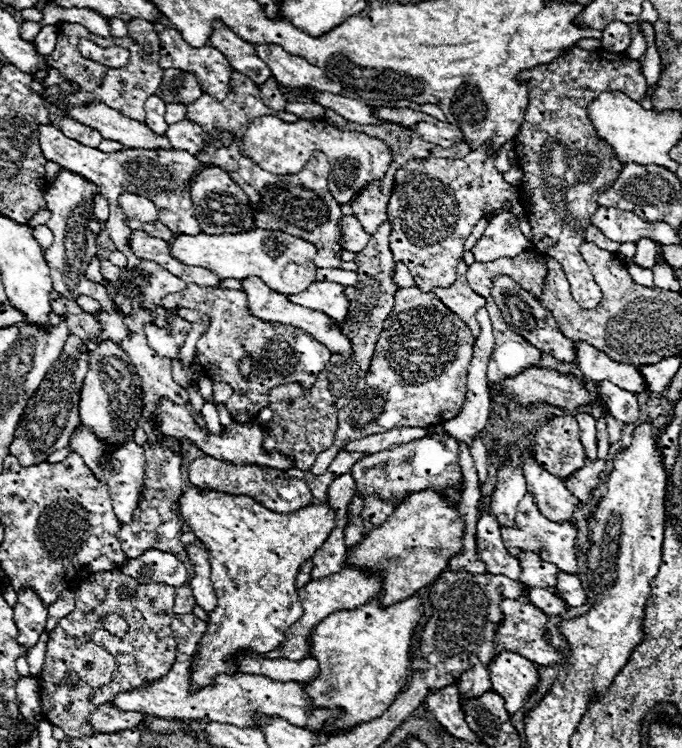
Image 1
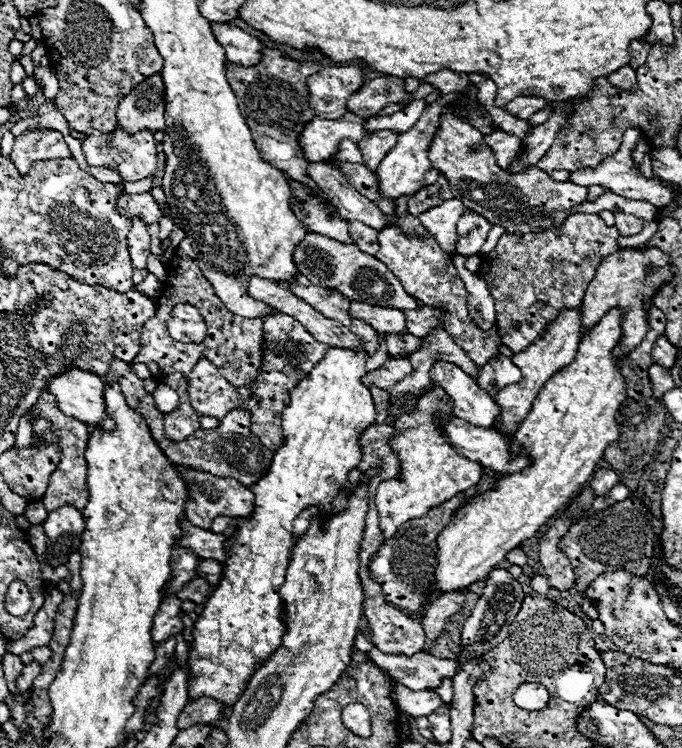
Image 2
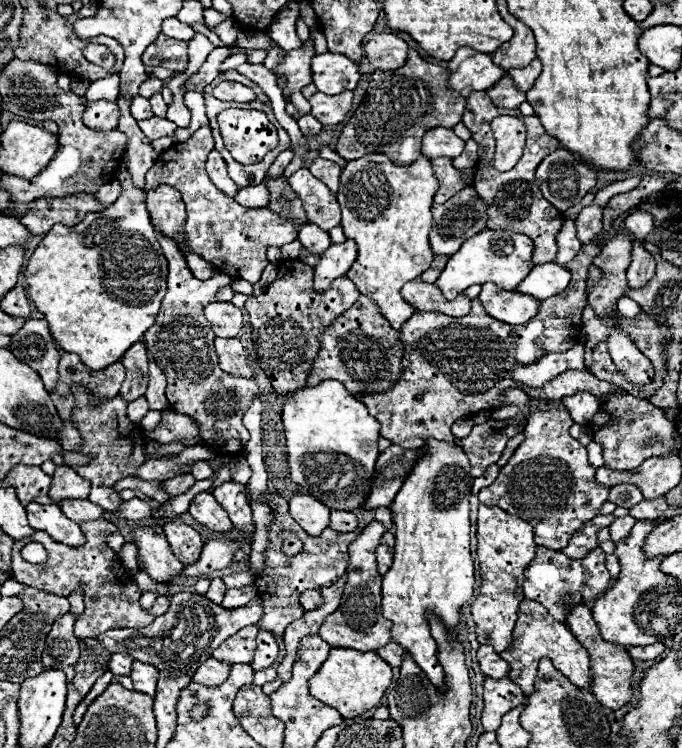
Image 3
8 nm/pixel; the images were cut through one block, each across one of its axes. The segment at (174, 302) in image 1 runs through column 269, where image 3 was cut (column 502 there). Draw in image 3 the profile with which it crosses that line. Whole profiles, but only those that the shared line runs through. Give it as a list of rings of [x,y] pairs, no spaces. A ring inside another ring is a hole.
[[[602,238],[596,244],[584,244],[578,252],[578,256],[566,264],[566,268],[572,274],[570,286],[542,302],[542,310],[526,324],[512,326],[498,322],[496,318],[488,316],[482,308],[480,300],[472,300],[470,314],[462,318],[446,316],[440,312],[422,312],[416,310],[412,318],[402,326],[402,344],[404,344],[404,374],[398,378],[398,382],[382,392],[382,394],[368,394],[362,396],[362,402],[368,406],[368,412],[382,424],[380,434],[388,438],[392,444],[400,444],[404,448],[422,448],[428,438],[436,438],[442,442],[454,442],[454,436],[450,432],[452,424],[458,418],[472,418],[482,410],[494,410],[500,406],[500,396],[504,390],[512,388],[516,382],[510,378],[514,364],[532,364],[540,356],[548,352],[566,352],[570,350],[578,340],[578,334],[582,330],[580,318],[582,310],[586,306],[584,290],[586,290],[586,276],[592,260],[602,250]]]

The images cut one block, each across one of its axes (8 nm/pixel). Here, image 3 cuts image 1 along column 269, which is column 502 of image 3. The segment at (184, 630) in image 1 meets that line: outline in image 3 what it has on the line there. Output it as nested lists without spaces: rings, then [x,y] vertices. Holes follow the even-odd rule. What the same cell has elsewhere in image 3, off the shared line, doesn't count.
[[[486,678],[484,680],[484,710],[482,710],[482,726],[486,732],[496,732],[500,726],[500,718],[520,704],[524,704],[526,696],[518,684],[508,678]]]

